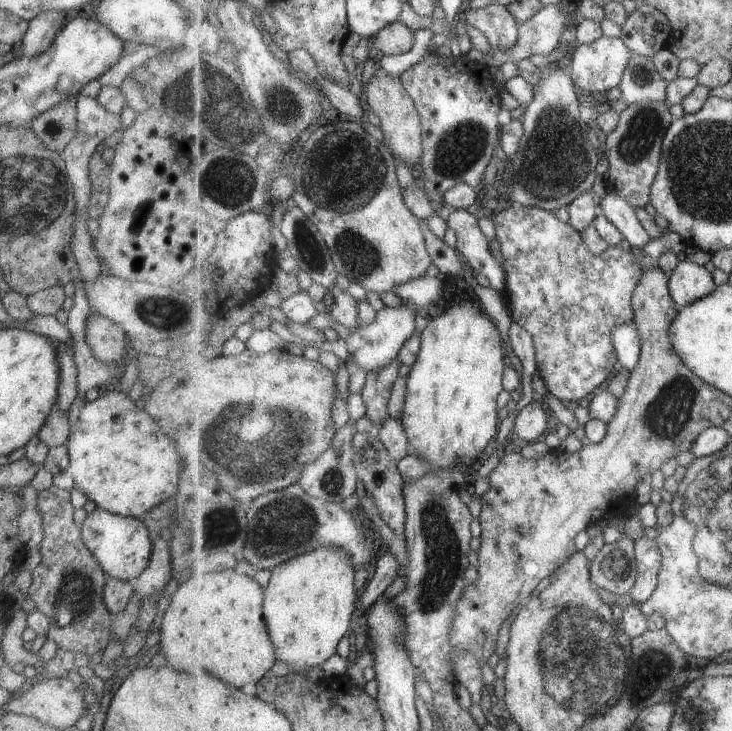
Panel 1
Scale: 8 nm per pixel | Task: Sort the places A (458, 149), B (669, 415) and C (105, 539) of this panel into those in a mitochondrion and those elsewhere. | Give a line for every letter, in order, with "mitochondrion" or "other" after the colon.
A: mitochondrion
B: mitochondrion
C: other

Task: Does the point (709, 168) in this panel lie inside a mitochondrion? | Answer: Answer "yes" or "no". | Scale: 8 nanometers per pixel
yes

